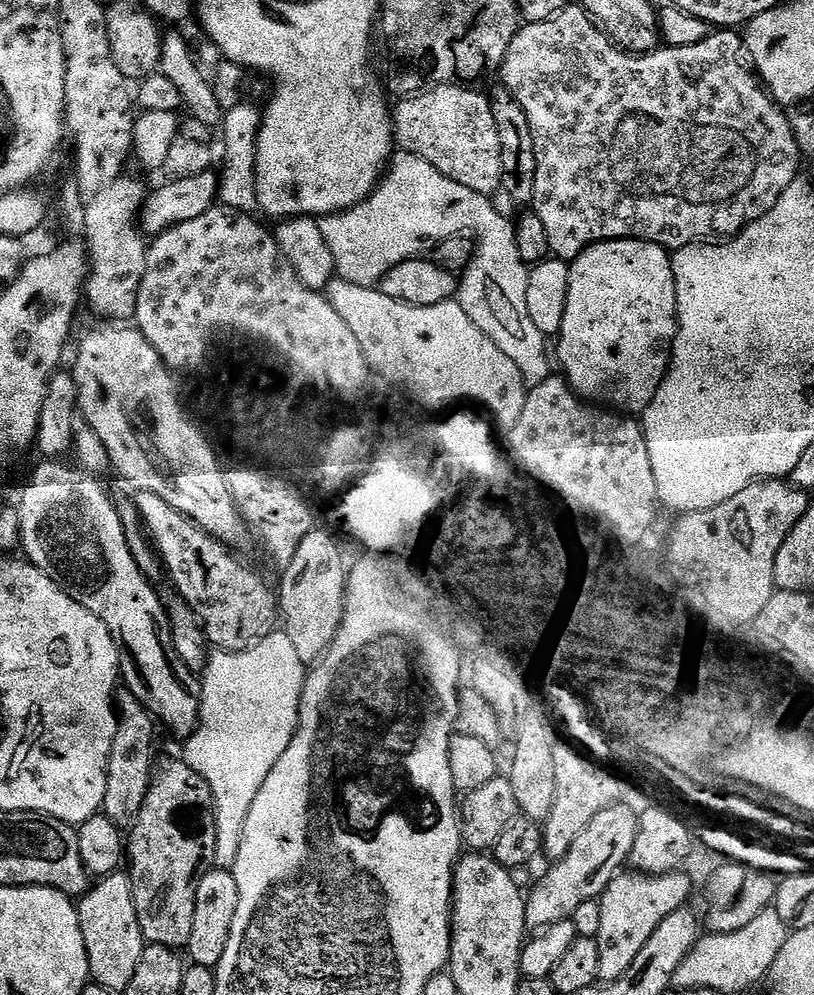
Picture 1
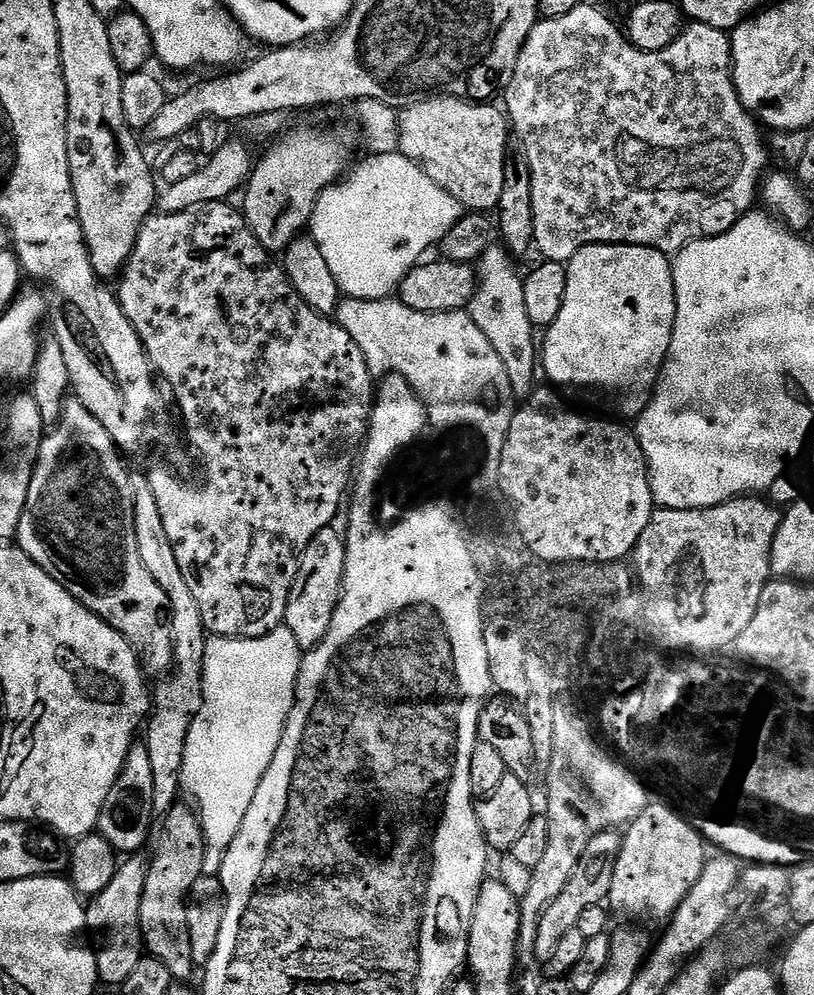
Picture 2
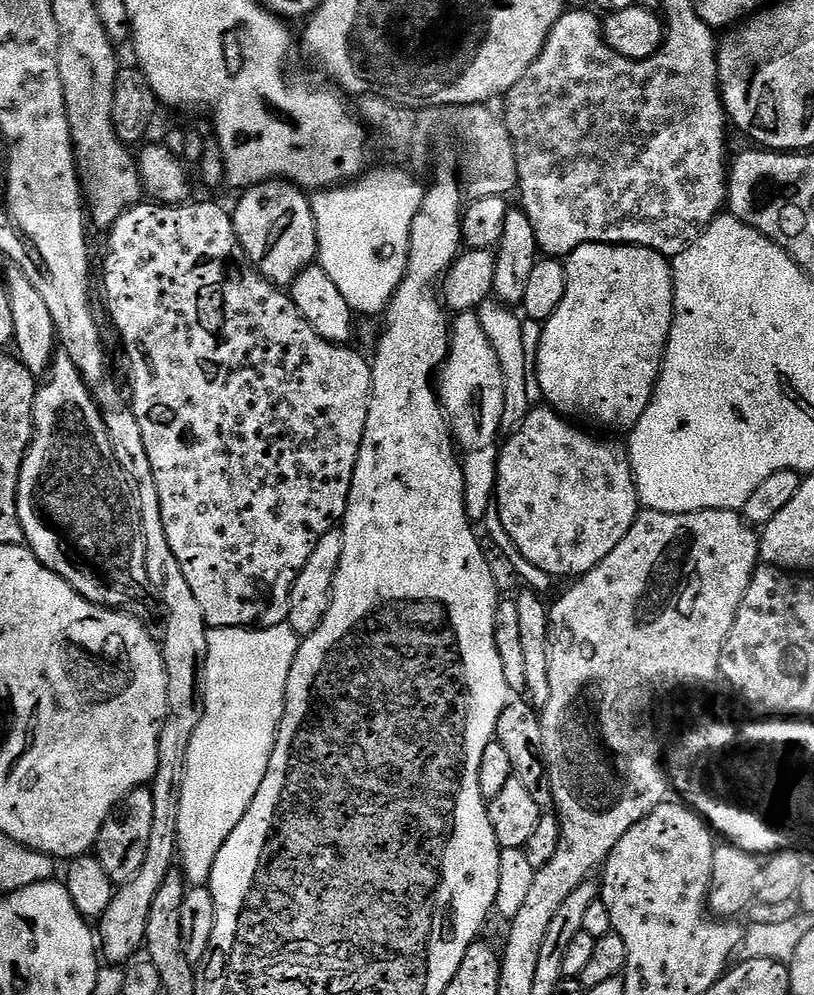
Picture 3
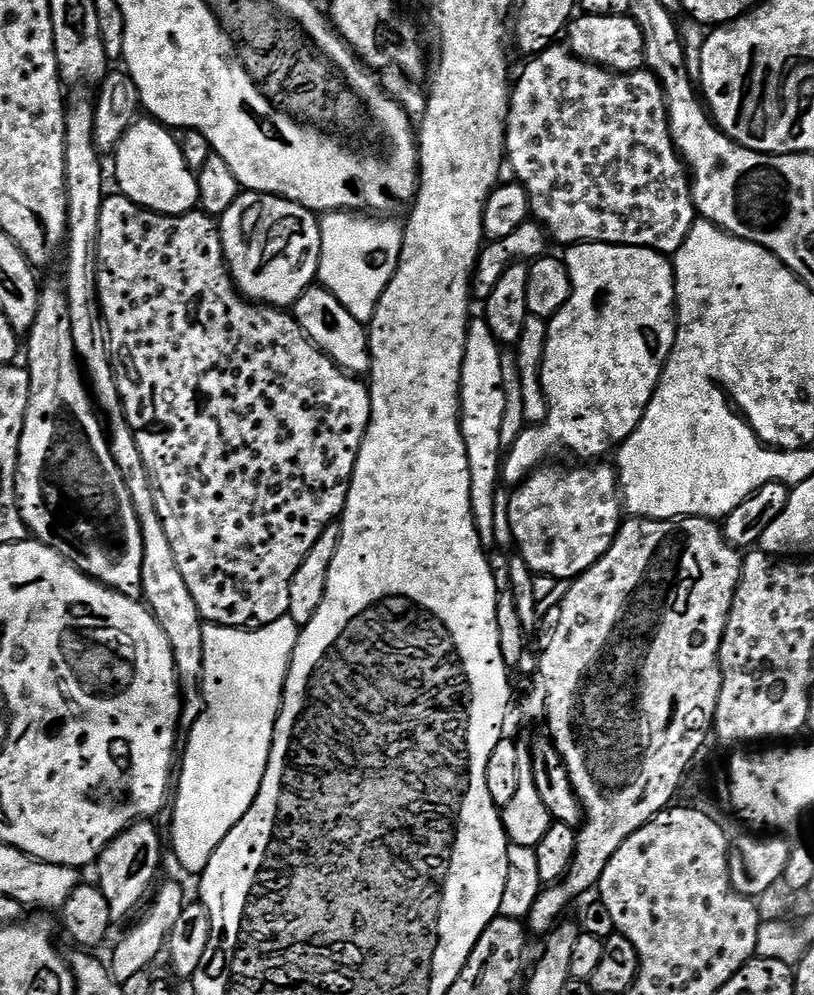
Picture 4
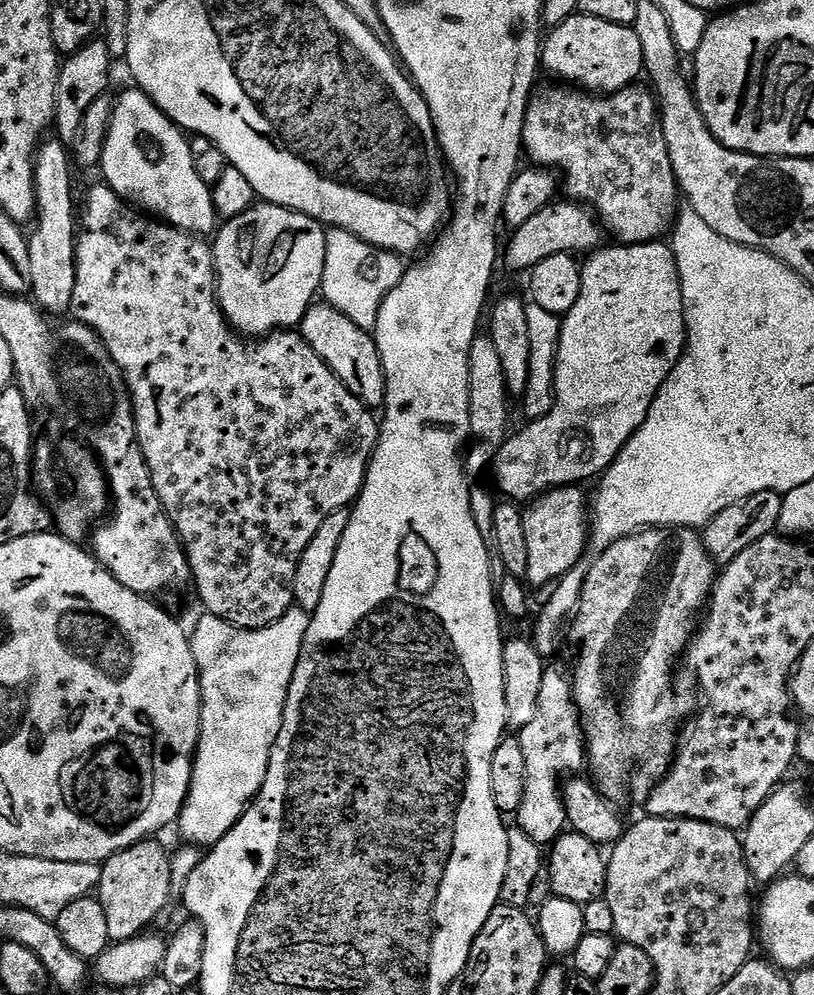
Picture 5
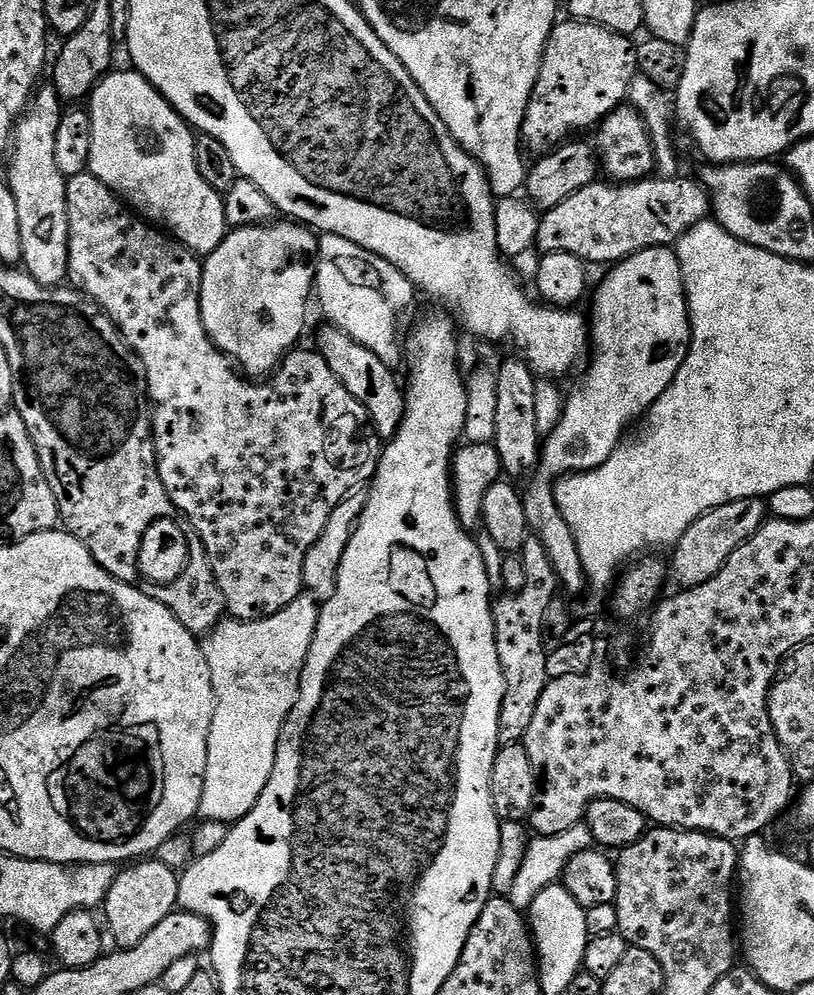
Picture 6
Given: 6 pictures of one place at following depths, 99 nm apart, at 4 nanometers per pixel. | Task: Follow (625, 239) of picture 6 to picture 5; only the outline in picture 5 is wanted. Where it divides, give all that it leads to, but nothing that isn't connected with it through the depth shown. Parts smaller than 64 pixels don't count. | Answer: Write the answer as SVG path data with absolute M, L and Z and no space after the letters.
M568 198L562 200L547 204L545 208L538 210L538 214L534 214L534 218L522 222L522 226L511 233L508 249L505 252L503 249L502 252L503 263L505 260L514 271L527 273L546 258L577 254L576 252L588 254L601 247L602 225L599 219L583 203Z

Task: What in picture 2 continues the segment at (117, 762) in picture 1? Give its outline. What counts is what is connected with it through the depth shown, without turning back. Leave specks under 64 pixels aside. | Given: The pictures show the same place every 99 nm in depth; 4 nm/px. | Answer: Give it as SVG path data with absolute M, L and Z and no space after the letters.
M137 742L126 754L126 762L114 786L110 786L106 802L102 802L102 810L96 823L98 835L106 838L106 842L118 854L139 853L140 847L144 843L145 847L153 835L152 816L154 817L154 773L150 767L150 754L146 746L143 742Z

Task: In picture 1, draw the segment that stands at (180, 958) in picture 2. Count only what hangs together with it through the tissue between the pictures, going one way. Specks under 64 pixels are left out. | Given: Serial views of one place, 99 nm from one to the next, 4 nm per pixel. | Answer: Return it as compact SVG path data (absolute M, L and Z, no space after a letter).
M183 758L159 761L148 788L146 802L138 814L136 824L126 836L126 860L132 863L130 879L134 890L134 906L138 914L140 929L148 944L157 944L177 950L187 949L190 930L194 926L194 902L198 894L198 882L211 872L216 859L214 850L218 842L216 829L216 803L214 794L200 773L199 768L191 768Z

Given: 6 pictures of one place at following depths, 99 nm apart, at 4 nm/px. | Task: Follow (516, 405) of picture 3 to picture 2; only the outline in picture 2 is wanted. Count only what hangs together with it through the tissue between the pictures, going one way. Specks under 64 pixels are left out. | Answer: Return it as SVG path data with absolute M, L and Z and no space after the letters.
M493 246L480 257L476 293L472 295L470 314L478 330L490 338L490 346L498 350L498 358L502 358L510 378L513 397L527 398L532 395L537 383L538 344L532 341L534 325L530 322L530 314L526 314L524 281L512 263L513 257L503 246Z

